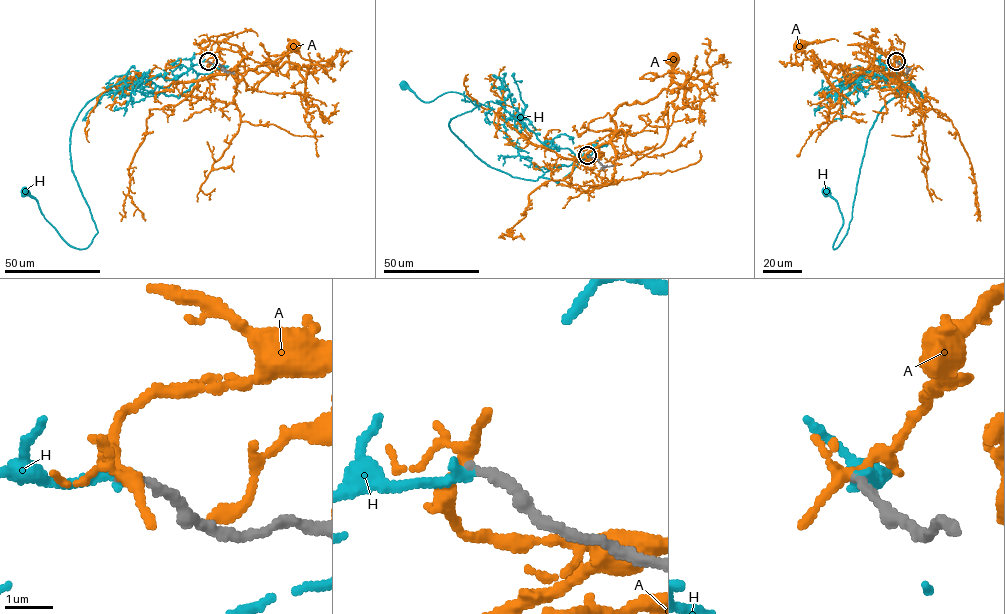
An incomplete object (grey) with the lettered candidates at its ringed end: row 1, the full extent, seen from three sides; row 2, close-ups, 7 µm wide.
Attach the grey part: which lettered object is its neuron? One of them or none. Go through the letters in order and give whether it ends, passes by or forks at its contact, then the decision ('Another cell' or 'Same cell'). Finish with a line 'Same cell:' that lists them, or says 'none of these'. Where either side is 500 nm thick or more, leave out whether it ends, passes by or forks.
A: It forks there. Another cell
H: It ends there. Same cell
Same cell: H

